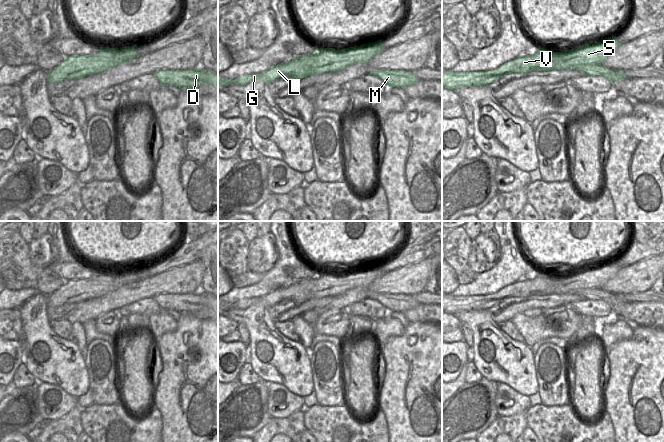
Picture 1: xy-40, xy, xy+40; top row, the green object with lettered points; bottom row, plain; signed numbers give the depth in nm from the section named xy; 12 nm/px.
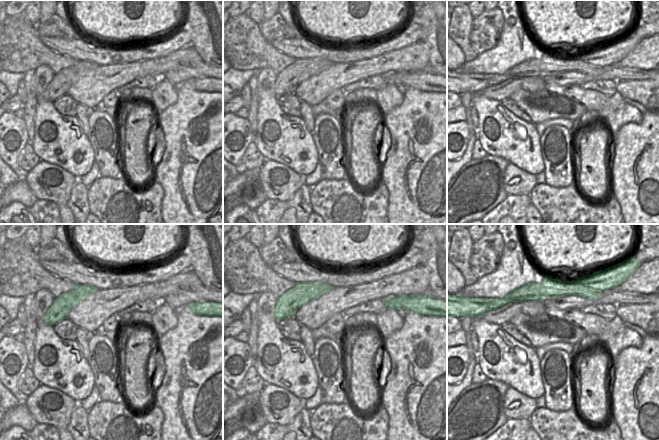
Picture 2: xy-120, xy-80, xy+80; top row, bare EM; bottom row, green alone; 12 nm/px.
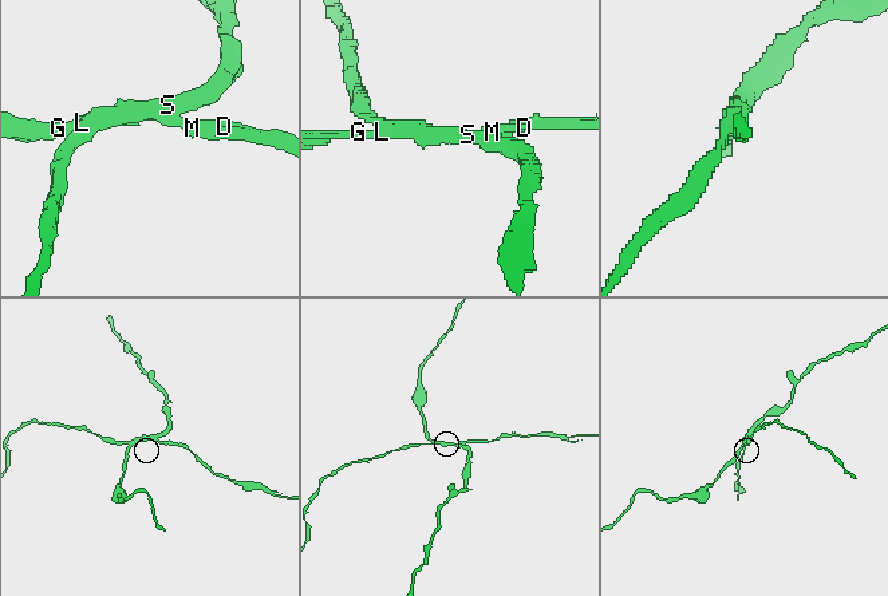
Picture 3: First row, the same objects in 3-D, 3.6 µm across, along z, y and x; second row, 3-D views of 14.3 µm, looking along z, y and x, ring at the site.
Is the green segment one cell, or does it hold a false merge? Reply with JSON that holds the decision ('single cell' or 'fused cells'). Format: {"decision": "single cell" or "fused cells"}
{"decision": "fused cells"}

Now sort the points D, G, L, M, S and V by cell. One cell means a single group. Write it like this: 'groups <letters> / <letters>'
groups D G L M V / S

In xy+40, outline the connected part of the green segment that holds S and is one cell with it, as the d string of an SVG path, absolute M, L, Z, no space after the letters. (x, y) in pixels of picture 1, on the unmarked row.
M615 259L571 274L559 276L548 274L547 279L554 280L557 285L555 287L548 287L544 291L539 291L536 295L567 294L581 288L602 288L621 268L617 265L617 260Z

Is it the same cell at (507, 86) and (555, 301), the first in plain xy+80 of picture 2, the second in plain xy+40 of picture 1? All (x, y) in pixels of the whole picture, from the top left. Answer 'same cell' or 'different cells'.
same cell

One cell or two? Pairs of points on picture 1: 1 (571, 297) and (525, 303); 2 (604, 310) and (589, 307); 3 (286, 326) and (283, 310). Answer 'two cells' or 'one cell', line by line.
1: one cell
2: one cell
3: two cells

